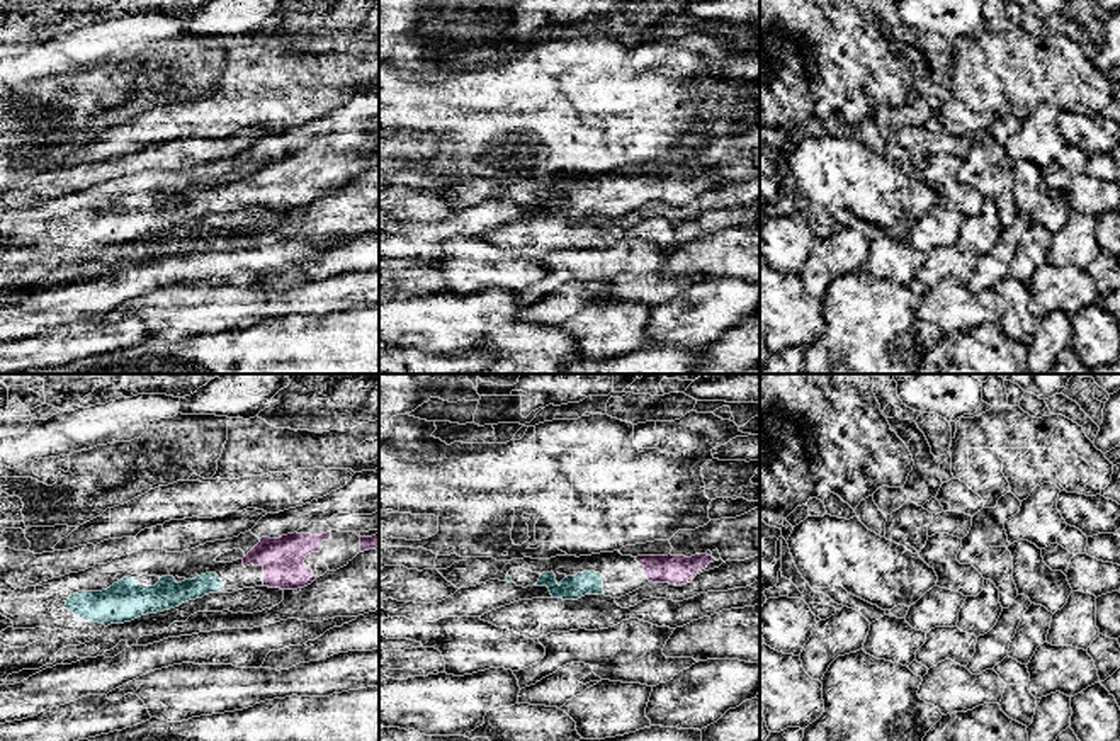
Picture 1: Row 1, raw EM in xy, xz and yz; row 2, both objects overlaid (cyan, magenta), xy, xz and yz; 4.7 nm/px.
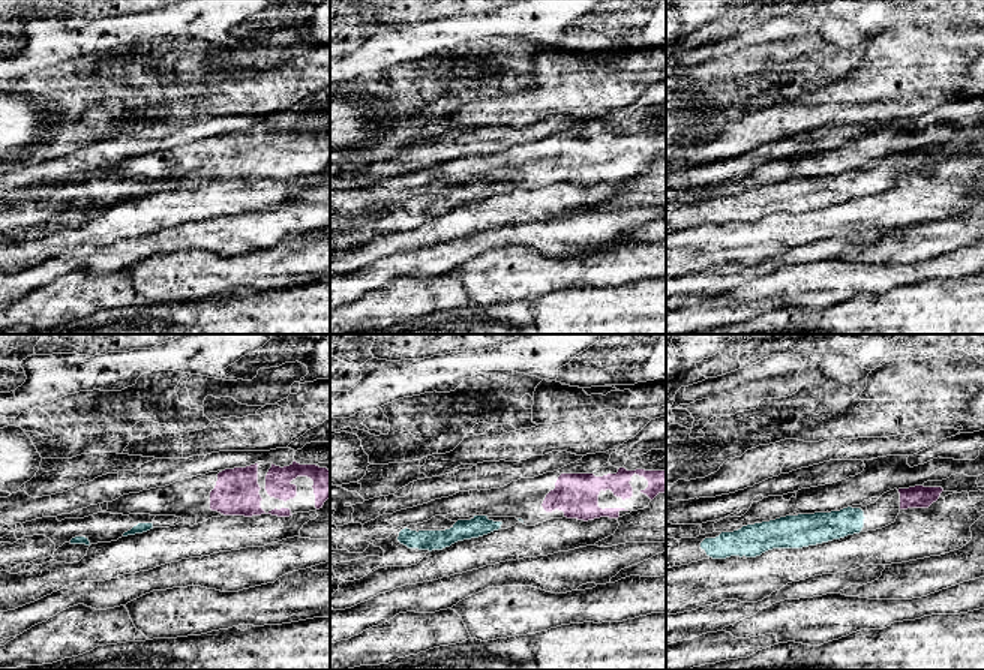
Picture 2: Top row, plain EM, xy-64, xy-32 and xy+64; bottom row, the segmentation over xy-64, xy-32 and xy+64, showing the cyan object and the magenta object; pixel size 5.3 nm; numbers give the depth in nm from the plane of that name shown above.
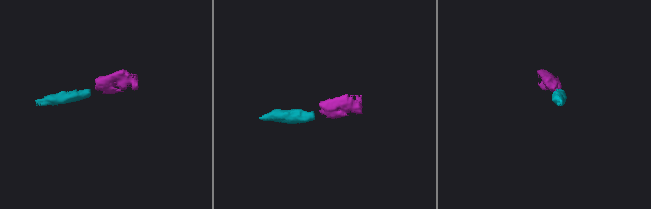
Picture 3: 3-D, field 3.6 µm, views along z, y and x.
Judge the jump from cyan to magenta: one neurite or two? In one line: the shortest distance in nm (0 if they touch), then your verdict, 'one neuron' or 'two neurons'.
gap 130 nm; one neuron

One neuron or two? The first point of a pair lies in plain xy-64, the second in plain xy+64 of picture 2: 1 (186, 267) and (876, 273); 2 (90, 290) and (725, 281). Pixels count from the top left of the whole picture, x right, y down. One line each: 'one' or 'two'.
1: one
2: two

